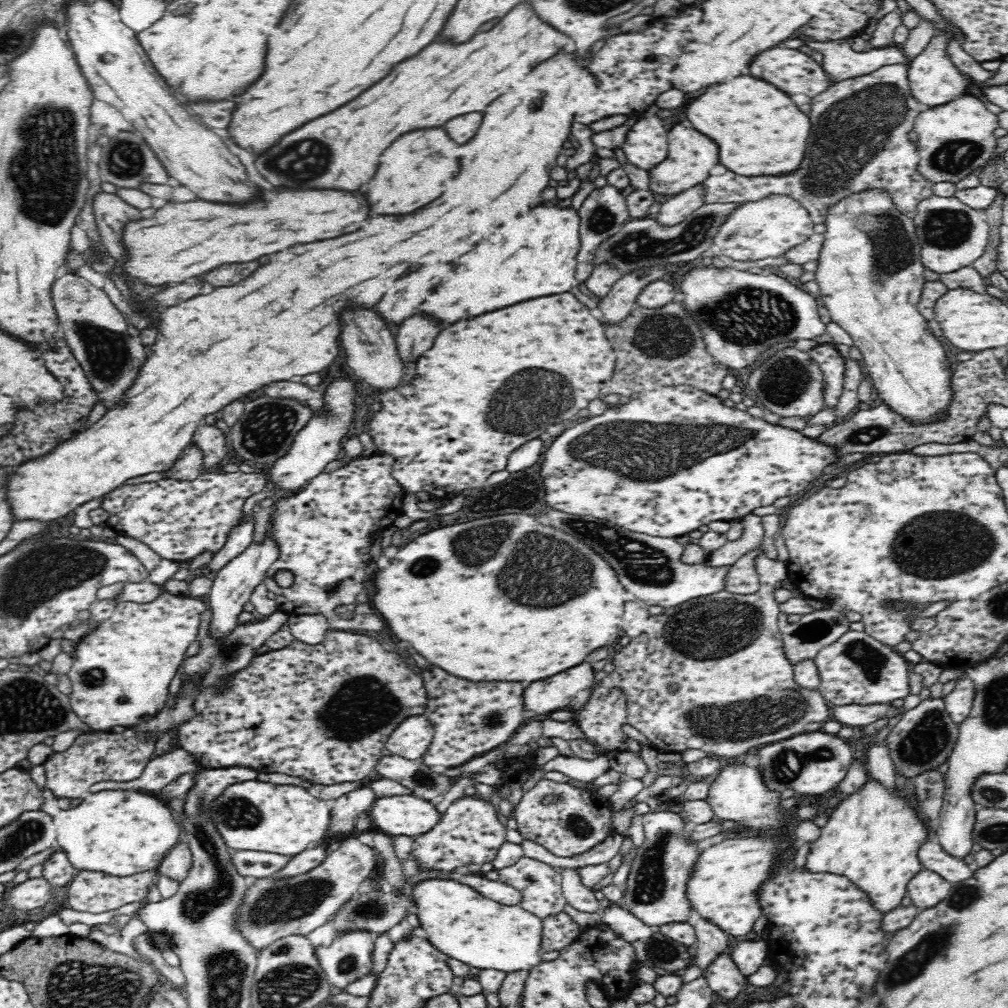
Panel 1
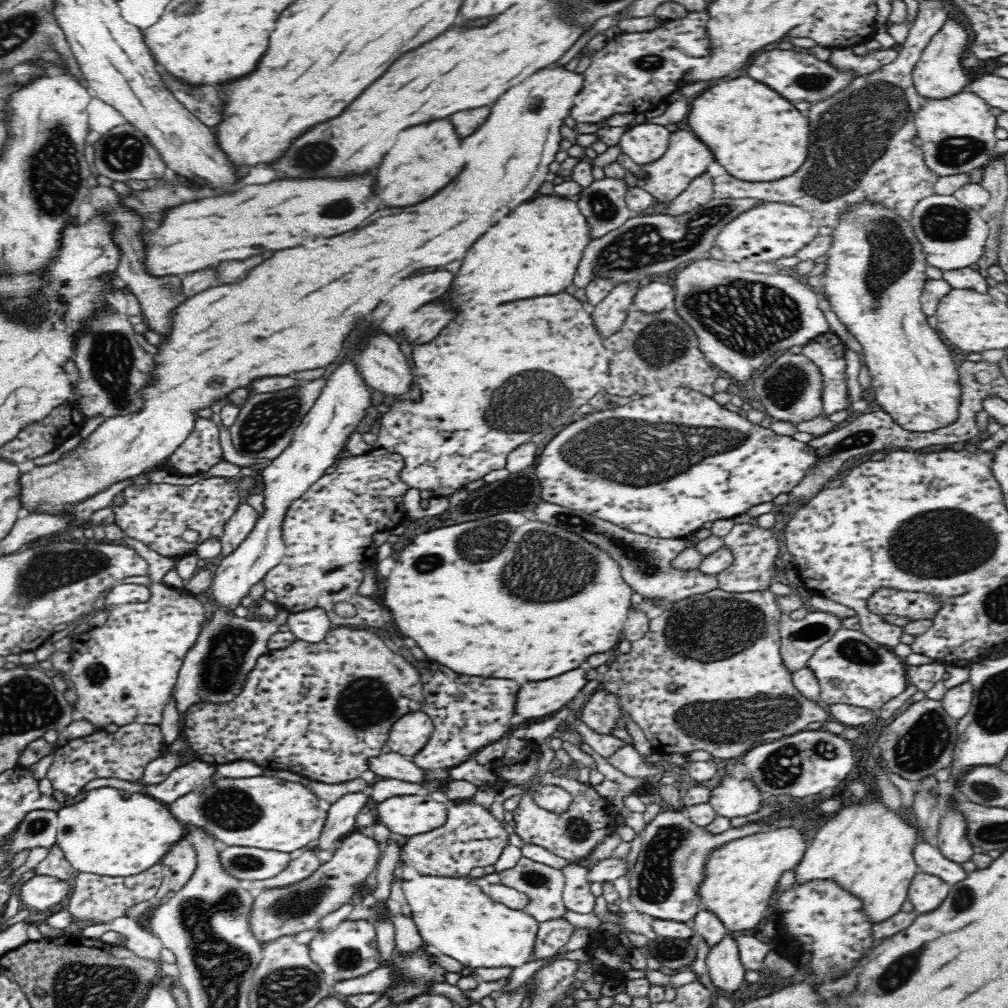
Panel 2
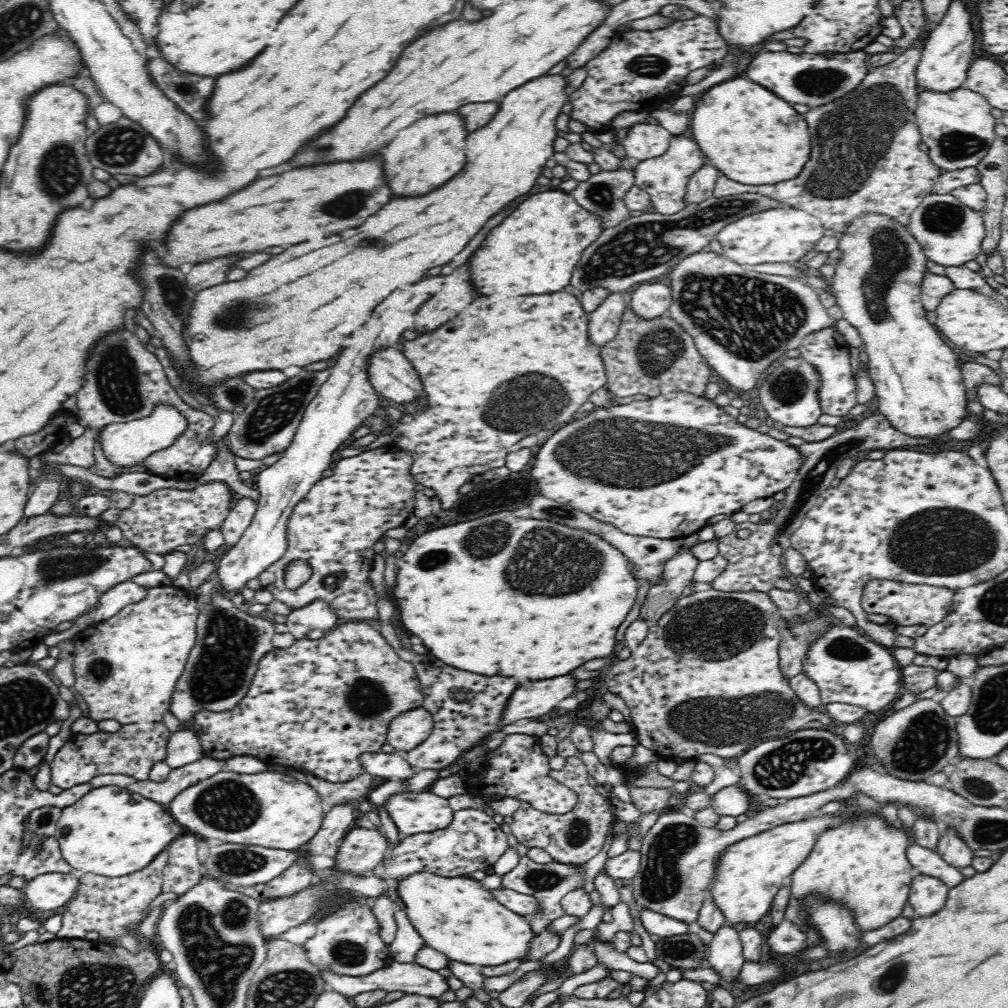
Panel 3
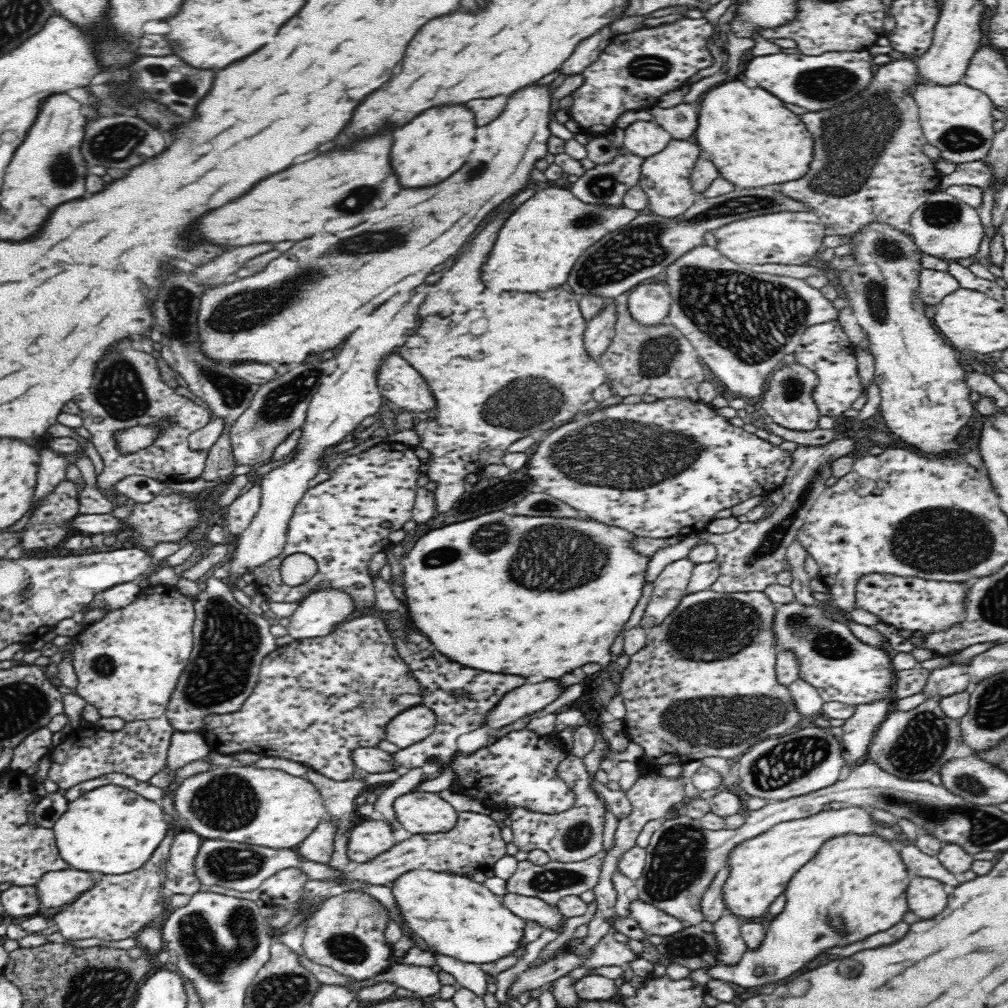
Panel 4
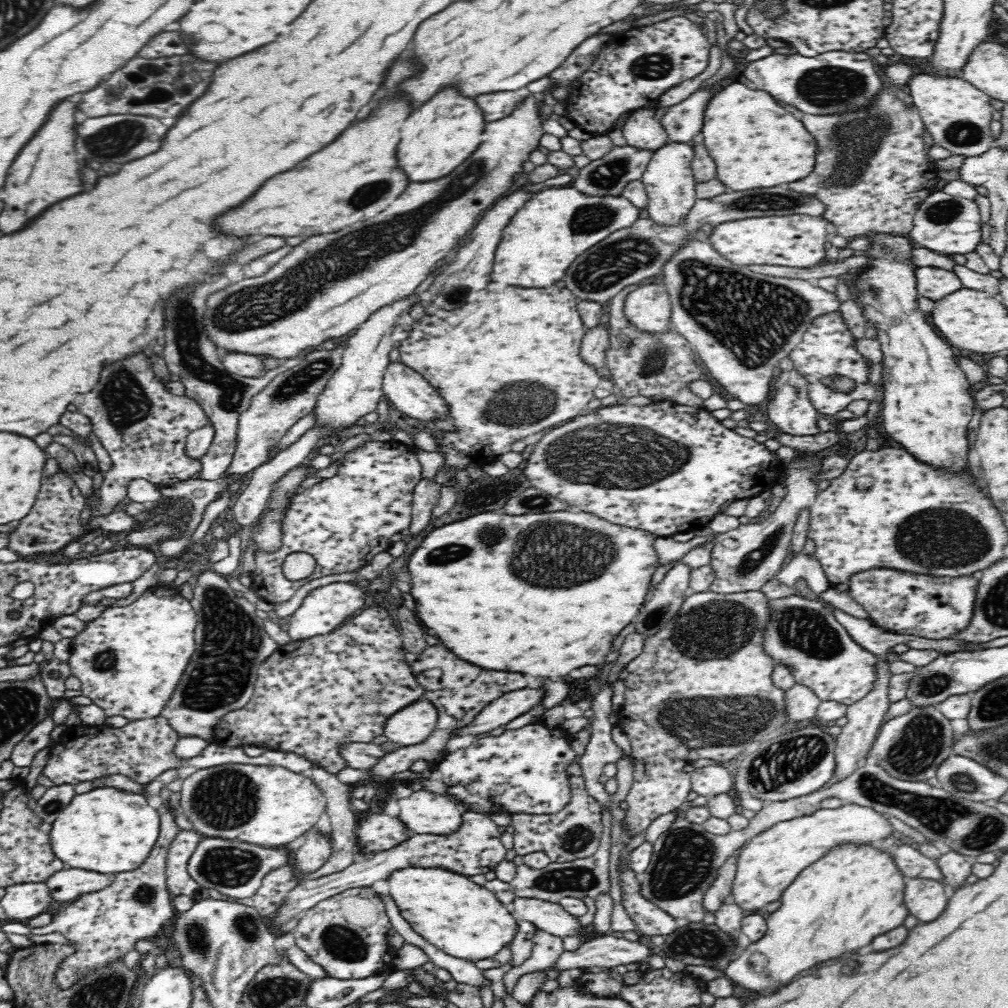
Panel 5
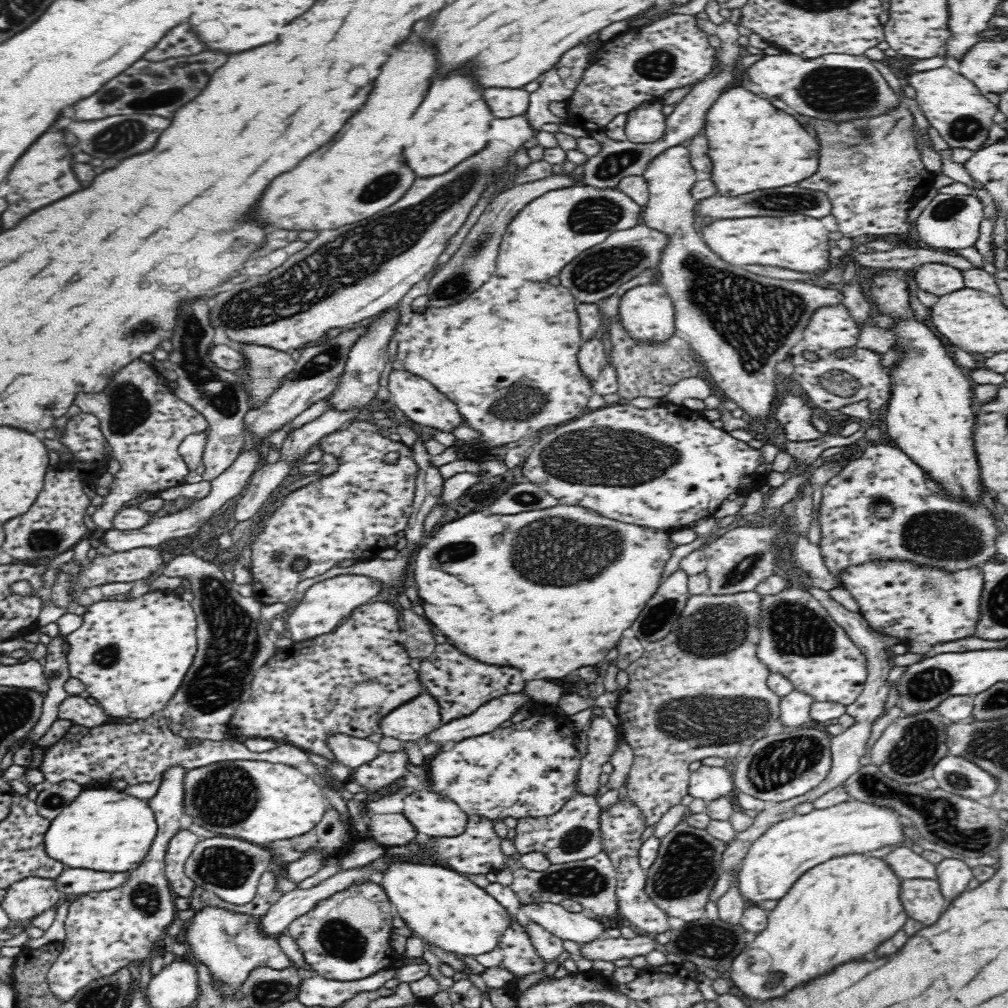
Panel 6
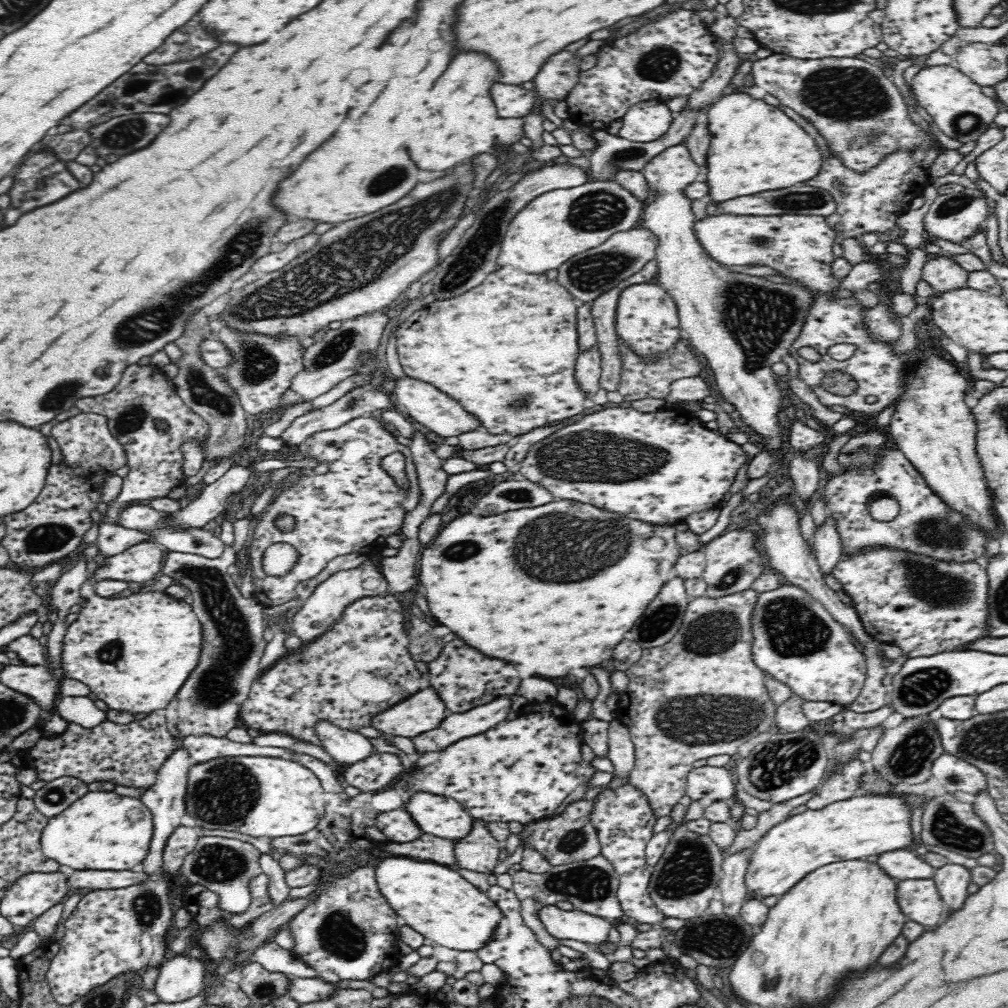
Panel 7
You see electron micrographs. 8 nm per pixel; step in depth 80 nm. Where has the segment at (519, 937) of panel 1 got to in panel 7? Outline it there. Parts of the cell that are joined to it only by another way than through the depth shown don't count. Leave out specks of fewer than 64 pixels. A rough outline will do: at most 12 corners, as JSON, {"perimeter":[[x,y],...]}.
{"perimeter":[[388,855],[380,894],[434,945],[478,951],[503,917],[450,866]]}

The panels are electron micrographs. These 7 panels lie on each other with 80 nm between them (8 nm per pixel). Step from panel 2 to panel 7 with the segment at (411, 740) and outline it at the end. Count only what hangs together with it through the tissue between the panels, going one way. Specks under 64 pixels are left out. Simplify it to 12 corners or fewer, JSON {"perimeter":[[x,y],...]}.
{"perimeter":[[426,686],[372,716],[379,732],[412,738],[448,713]]}

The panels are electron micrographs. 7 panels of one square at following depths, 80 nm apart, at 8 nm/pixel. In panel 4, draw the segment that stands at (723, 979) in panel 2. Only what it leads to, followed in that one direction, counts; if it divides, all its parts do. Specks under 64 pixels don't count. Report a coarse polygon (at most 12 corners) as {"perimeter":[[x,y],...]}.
{"perimeter":[[727,910],[714,922],[722,965],[736,964],[748,949],[738,917]]}

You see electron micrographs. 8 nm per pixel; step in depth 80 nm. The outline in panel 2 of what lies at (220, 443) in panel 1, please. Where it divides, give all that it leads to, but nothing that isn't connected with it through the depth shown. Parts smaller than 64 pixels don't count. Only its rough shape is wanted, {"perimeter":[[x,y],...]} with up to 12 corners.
{"perimeter":[[194,414],[194,430],[163,461],[200,475],[223,460],[220,429]]}

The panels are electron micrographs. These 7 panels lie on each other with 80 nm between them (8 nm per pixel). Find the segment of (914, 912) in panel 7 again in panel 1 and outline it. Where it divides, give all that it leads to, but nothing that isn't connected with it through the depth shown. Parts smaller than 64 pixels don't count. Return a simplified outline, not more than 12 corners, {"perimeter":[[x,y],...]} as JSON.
{"perimeter":[[930,870],[910,880],[907,895],[924,910],[942,902],[952,884]]}

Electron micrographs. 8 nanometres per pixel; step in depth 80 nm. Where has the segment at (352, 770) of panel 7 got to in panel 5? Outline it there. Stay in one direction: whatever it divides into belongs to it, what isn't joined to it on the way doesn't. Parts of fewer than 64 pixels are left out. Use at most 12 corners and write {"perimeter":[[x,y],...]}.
{"perimeter":[[444,646],[412,664],[438,713],[426,742],[385,753],[366,768],[373,785],[430,765],[456,728],[506,692],[522,674],[482,670]]}

